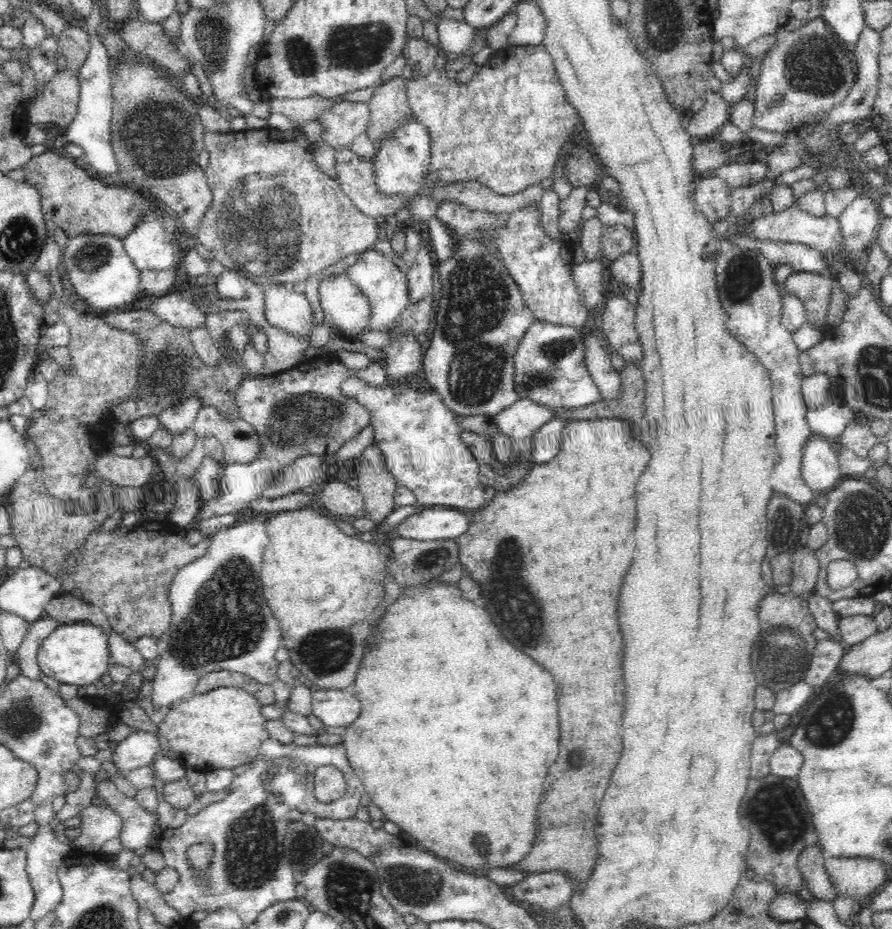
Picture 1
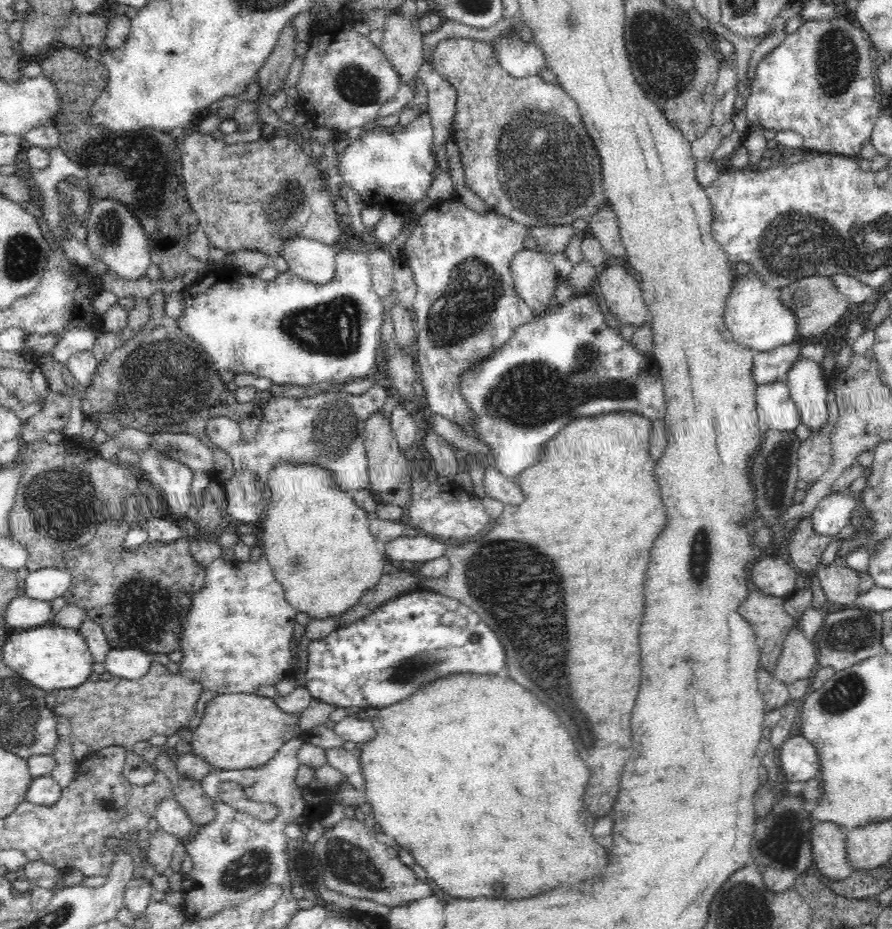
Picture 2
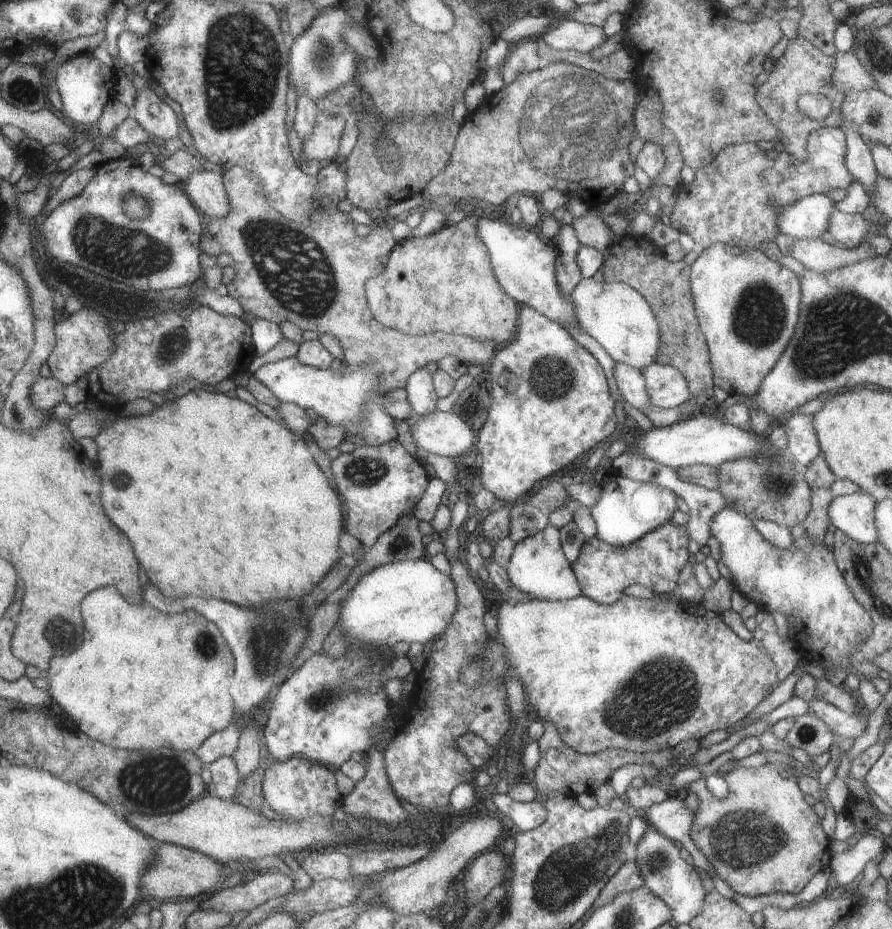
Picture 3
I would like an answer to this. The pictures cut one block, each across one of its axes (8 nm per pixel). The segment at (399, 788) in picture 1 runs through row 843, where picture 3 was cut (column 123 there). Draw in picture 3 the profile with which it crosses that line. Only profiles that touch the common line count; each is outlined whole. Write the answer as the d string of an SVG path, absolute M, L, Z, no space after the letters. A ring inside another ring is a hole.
M201 389L188 392L184 396L176 396L172 402L155 405L154 410L146 416L118 416L116 420L103 426L95 437L98 445L98 466L100 474L104 474L104 510L108 510L108 518L128 534L128 540L134 548L134 554L142 568L148 572L148 578L158 586L164 596L210 596L234 602L238 606L256 606L262 602L279 601L280 599L300 600L306 594L322 584L326 574L338 564L343 550L340 548L342 536L342 512L336 490L330 486L312 454L308 454L308 446L302 437L282 428L278 422L270 420L257 408L250 406L238 398L230 398L226 394L212 389Z

